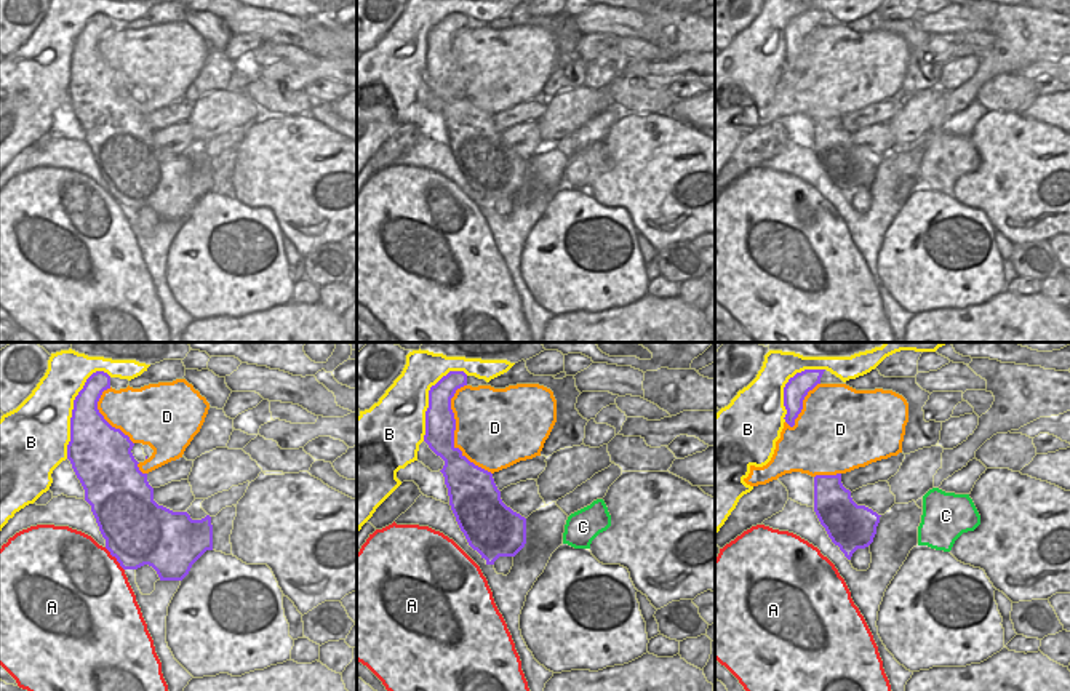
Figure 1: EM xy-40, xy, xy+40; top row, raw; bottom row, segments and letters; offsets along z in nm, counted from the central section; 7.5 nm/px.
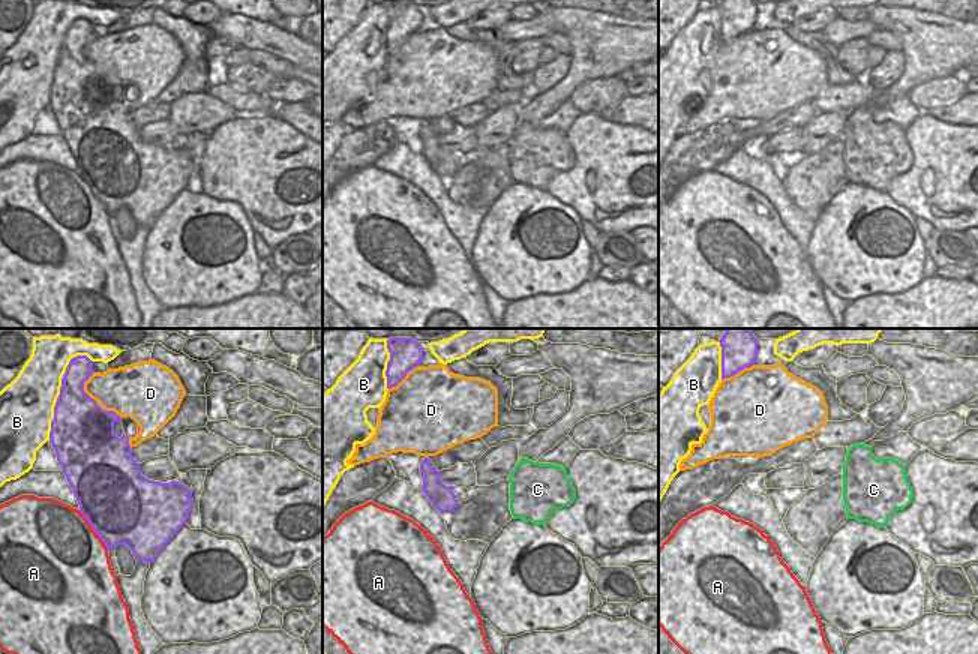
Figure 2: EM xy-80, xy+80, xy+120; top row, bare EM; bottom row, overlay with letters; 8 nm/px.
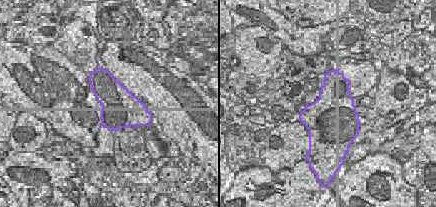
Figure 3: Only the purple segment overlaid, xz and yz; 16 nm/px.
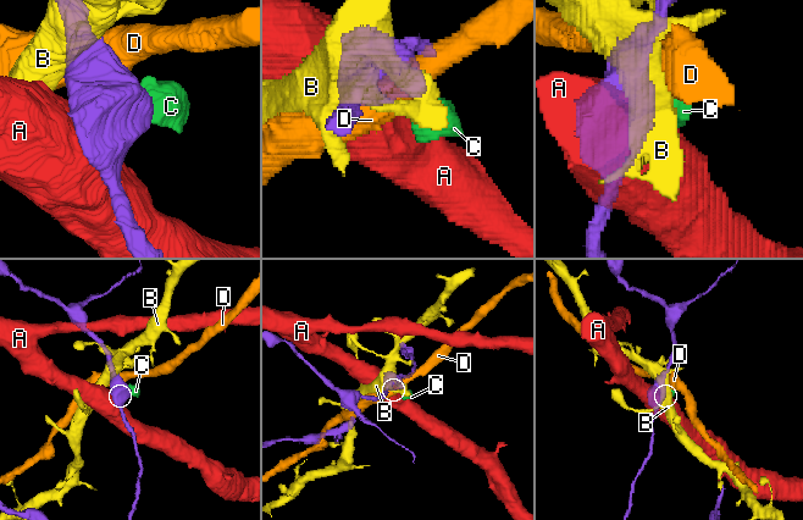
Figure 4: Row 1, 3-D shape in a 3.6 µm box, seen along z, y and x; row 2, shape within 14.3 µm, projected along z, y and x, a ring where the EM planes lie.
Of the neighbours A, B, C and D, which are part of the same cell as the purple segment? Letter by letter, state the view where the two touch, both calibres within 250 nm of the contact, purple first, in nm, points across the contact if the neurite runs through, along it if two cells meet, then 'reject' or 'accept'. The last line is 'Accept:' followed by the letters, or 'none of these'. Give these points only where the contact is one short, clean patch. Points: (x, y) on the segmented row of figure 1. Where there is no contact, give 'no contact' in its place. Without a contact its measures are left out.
A: xy-40 | 500/480 nm | reject
B: xy-40 | 340/440 nm | reject
C: no contact | reject
D: xy | 240/460 nm | reject
Accept: none of these

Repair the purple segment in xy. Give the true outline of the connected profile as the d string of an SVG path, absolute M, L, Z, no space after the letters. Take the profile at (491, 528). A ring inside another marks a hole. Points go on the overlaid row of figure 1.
M449 371L429 390L424 441L445 461L440 470L449 505L469 545L486 565L499 557L515 557L526 544L526 518L501 499L493 473L470 462L454 446L456 419L451 398L467 385L464 371Z

